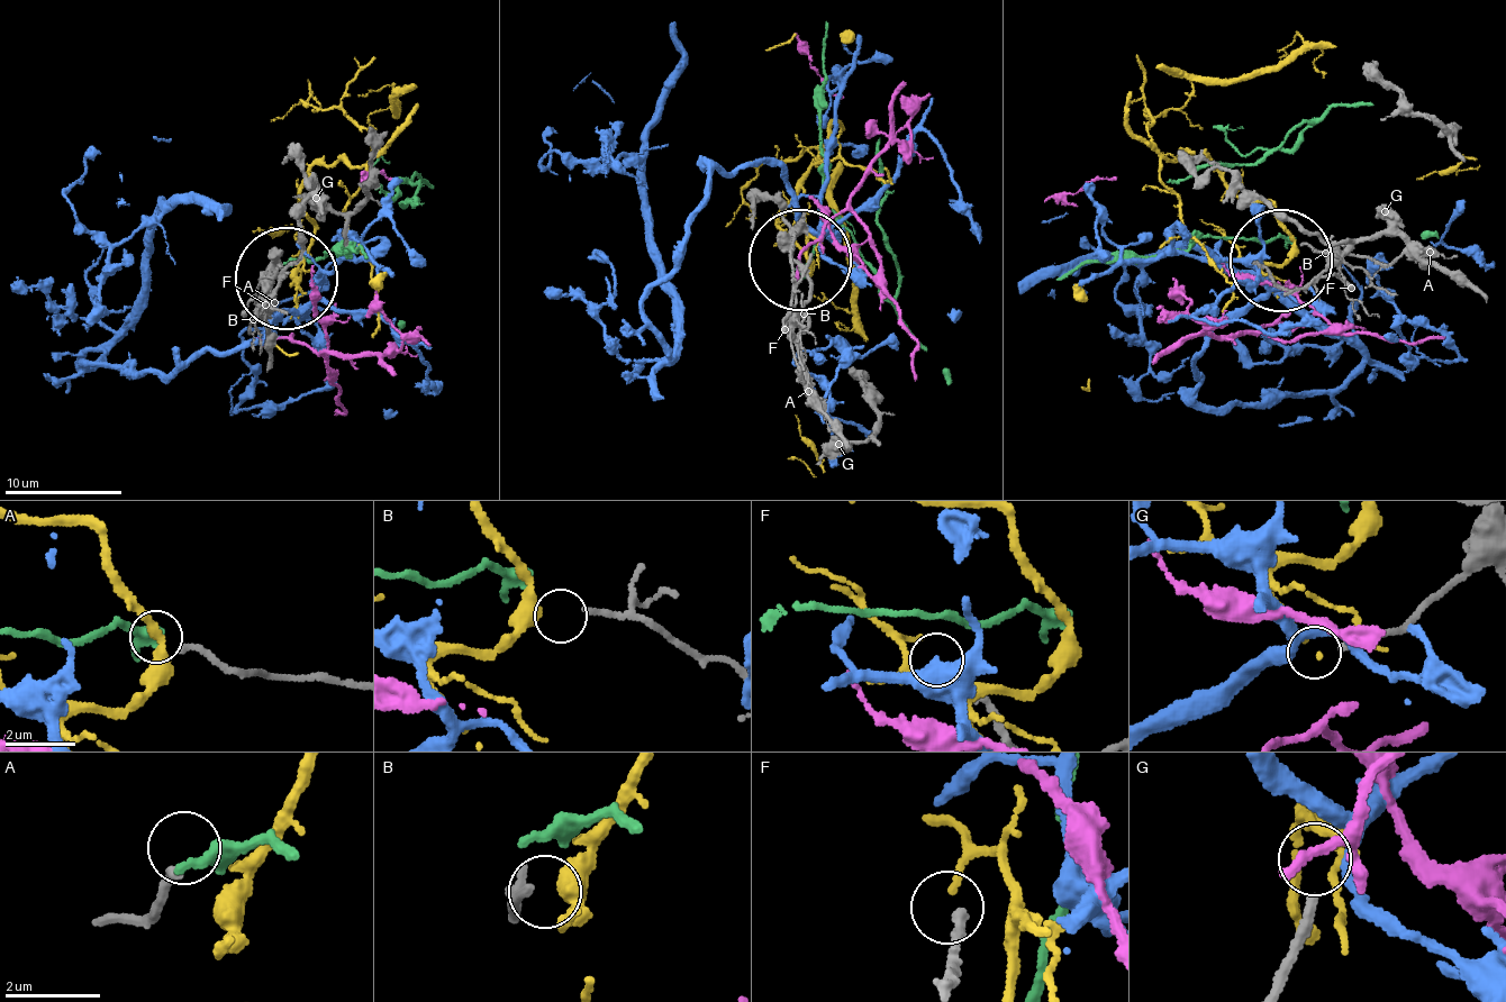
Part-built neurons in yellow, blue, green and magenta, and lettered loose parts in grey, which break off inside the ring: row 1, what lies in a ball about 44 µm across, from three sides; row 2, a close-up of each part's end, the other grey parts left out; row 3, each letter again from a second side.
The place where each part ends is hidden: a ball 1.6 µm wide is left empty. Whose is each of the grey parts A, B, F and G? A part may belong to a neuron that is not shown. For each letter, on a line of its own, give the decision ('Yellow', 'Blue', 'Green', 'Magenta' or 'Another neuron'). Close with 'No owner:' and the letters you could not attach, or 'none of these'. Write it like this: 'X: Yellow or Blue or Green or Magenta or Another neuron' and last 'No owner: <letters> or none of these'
A: Green
B: Yellow
F: Another neuron
G: Another neuron
No owner: F, G

